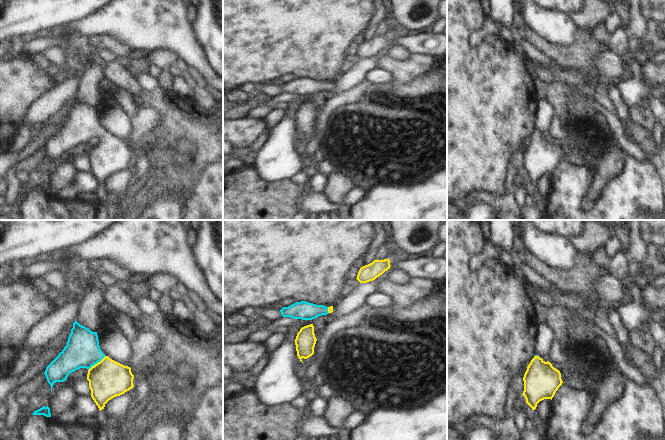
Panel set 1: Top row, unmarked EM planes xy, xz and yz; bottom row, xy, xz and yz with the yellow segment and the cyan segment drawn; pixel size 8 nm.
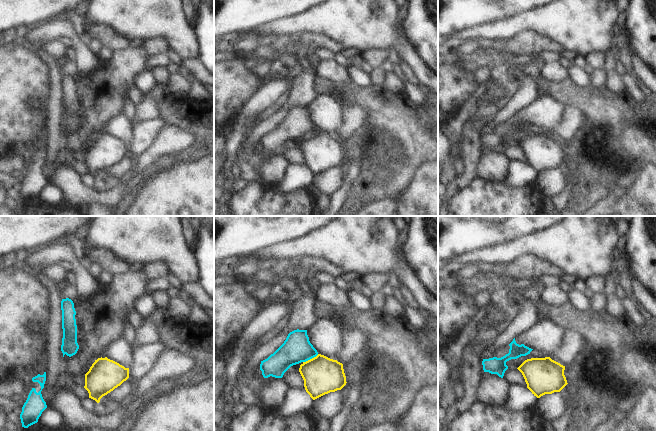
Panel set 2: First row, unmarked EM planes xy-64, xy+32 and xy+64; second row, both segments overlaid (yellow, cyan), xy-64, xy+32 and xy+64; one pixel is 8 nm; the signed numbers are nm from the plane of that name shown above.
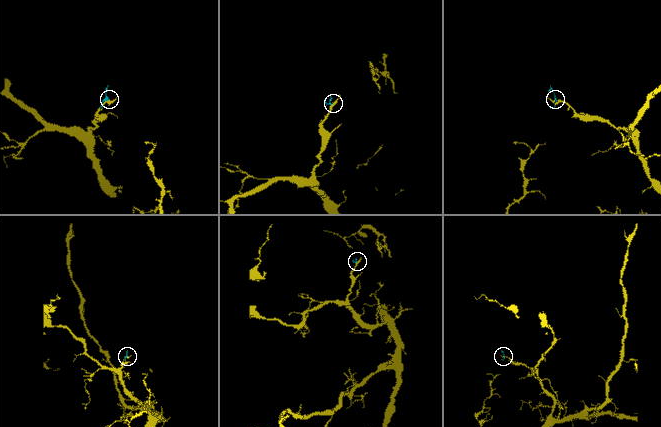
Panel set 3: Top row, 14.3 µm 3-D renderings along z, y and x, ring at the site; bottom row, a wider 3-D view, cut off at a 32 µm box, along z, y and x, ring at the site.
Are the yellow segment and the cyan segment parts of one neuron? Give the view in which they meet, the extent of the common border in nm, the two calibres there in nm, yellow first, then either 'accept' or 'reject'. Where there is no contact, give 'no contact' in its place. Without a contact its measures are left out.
xy | 180 nm | 300/280 nm | accept

